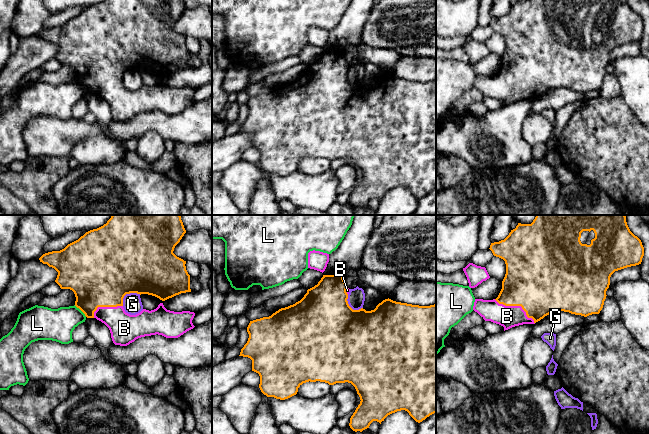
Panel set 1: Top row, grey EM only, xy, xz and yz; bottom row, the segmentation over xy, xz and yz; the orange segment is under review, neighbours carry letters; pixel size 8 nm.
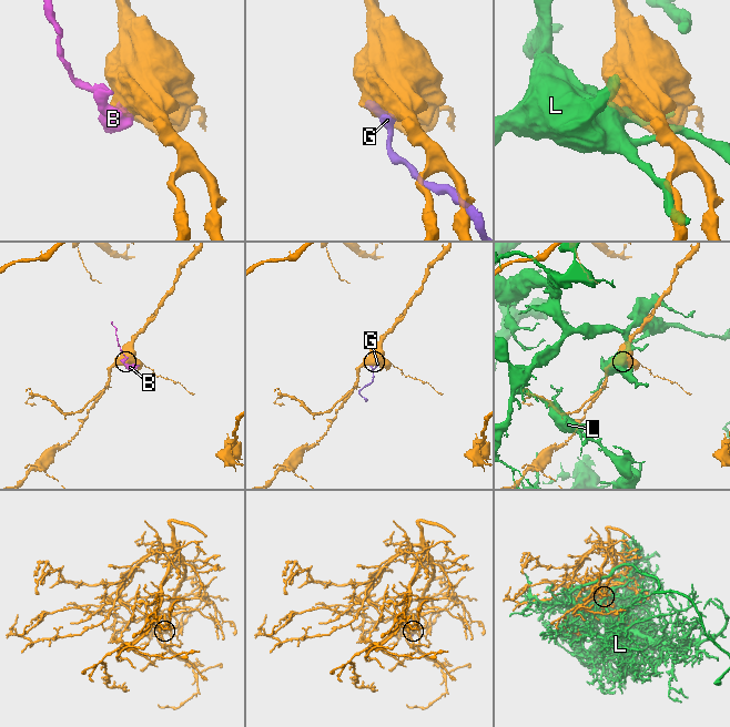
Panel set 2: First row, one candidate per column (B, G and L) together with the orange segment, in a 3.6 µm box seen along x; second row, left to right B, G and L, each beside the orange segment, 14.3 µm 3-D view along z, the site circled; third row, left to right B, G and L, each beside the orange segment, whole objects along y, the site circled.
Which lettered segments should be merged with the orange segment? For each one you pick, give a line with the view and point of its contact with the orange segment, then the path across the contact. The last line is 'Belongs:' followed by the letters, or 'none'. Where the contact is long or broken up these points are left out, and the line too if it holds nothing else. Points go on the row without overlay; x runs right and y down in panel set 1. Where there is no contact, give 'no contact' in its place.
B: contact yz (517, 81)
Belongs: B

